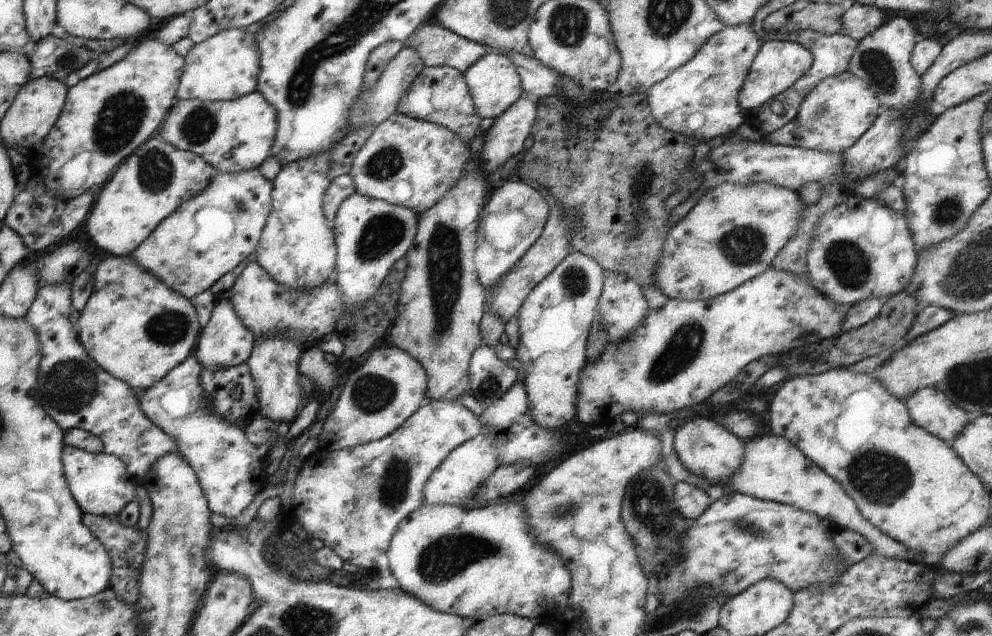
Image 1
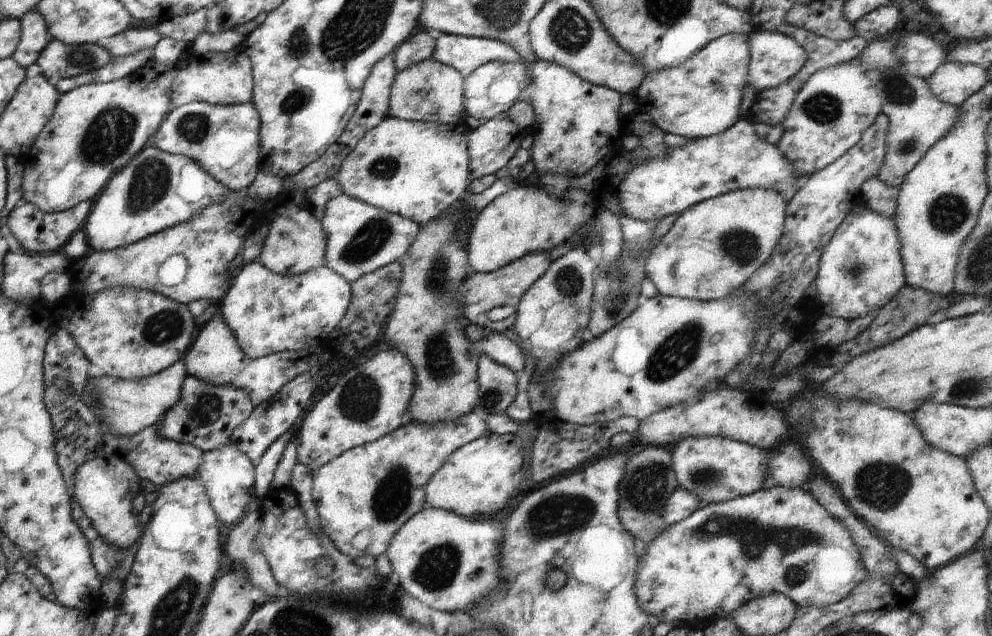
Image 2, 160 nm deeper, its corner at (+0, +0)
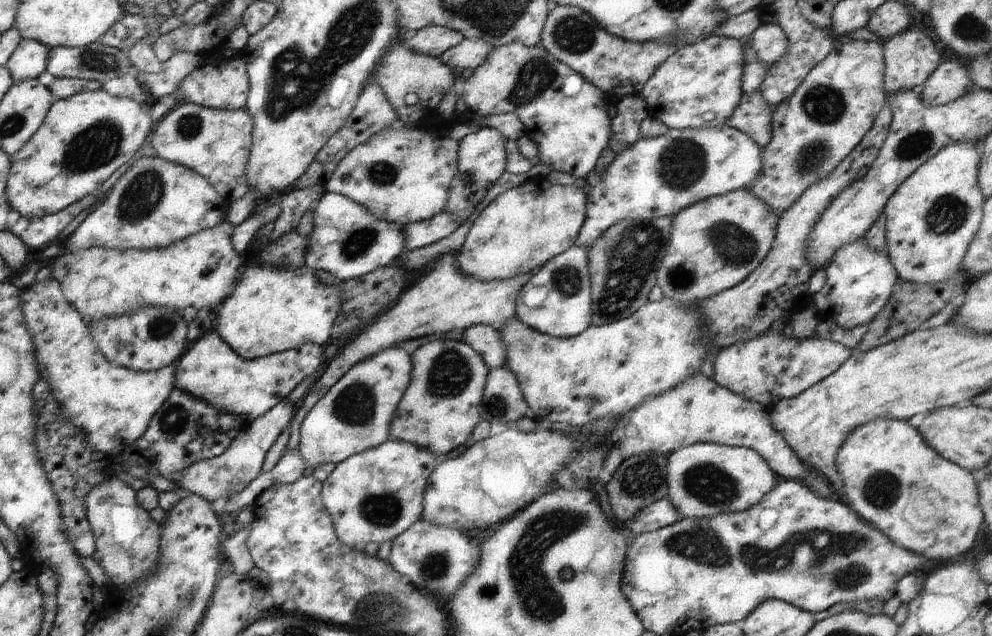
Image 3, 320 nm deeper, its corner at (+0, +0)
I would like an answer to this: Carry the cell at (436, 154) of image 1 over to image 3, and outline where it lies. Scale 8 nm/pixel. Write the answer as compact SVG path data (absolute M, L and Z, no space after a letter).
M396 120L386 130L372 134L366 142L350 150L324 185L325 191L350 198L377 218L401 226L432 220L445 212L450 182L458 168L460 144L442 129L404 125Z

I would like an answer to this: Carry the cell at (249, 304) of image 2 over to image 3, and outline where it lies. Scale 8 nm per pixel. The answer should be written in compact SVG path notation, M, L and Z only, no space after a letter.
M248 264L237 278L234 292L224 300L213 312L214 330L222 340L247 360L269 357L272 354L298 348L308 343L325 346L332 334L332 326L340 314L340 290L338 282L333 285L323 283L315 276L314 270L305 265L302 268L277 270L264 268L263 265Z

